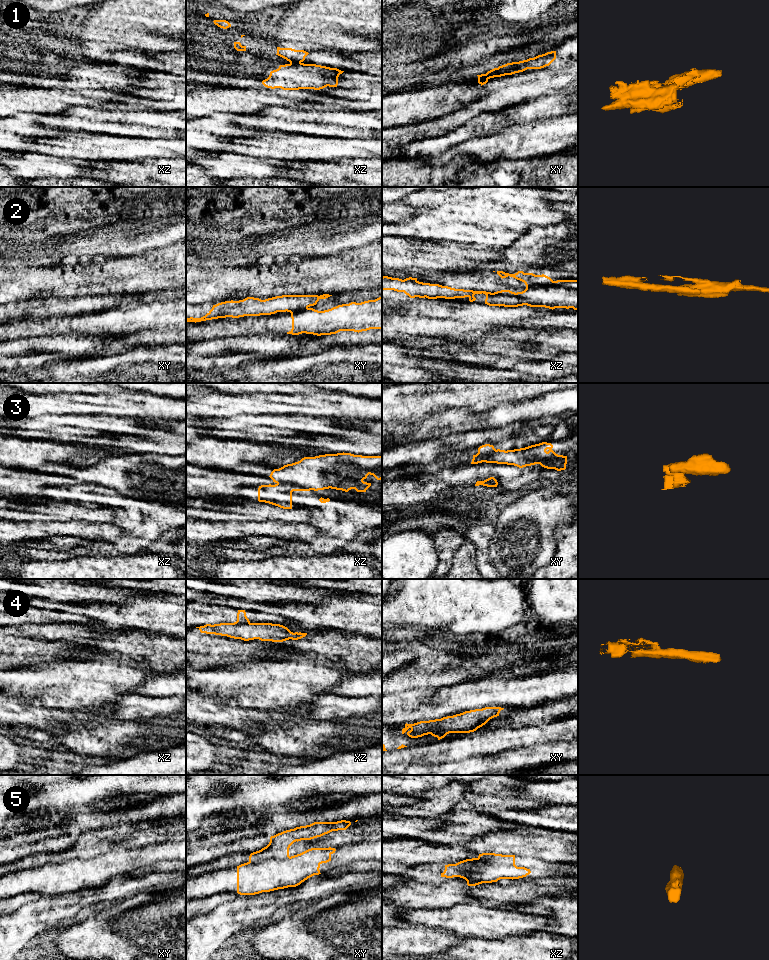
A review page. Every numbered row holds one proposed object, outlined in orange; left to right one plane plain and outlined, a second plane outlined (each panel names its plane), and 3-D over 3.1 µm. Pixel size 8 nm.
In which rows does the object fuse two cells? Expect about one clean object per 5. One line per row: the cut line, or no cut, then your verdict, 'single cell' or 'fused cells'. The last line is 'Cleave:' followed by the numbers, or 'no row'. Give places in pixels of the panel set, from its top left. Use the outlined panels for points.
1: cut in xz along (290, 62), (300, 63); fused cells
2: cut in xy along (307, 307), (289, 311); fused cells
3: cut in xz along (277, 482), (291, 482), (311, 489); fused cells
4: cut in xz along (249, 622), (233, 623); fused cells
5: cut in xy along (289, 856), (249, 861); fused cells
Cleave: 1, 2, 3, 4, 5

